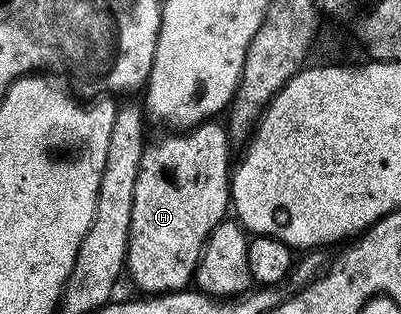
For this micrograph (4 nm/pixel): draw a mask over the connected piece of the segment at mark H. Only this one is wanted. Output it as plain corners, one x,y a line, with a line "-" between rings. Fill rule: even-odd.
211,119
195,125
189,131
179,132
174,137
151,140
142,150
142,162
134,188
130,238
126,244
125,272
130,273
134,285
146,295
177,293
185,290
194,280
198,260
208,235
220,222
227,220
230,203
230,174
232,145
227,140
227,126

